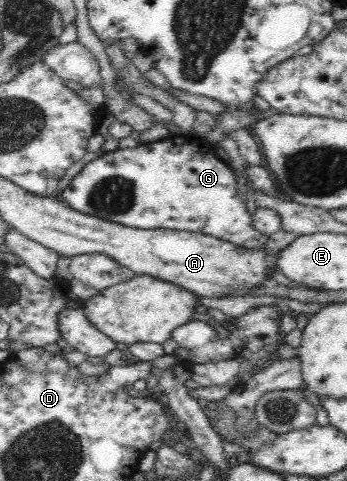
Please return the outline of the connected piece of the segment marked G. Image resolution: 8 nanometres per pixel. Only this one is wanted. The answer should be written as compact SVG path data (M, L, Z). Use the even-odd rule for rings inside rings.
M175 134L163 140L135 149L117 149L105 152L102 157L90 161L63 190L59 196L77 212L93 215L121 226L135 229L193 231L231 242L239 248L261 248L269 244L270 236L257 230L252 224L246 200L239 196L237 177L230 164L215 153L215 146L205 138L191 134Z

